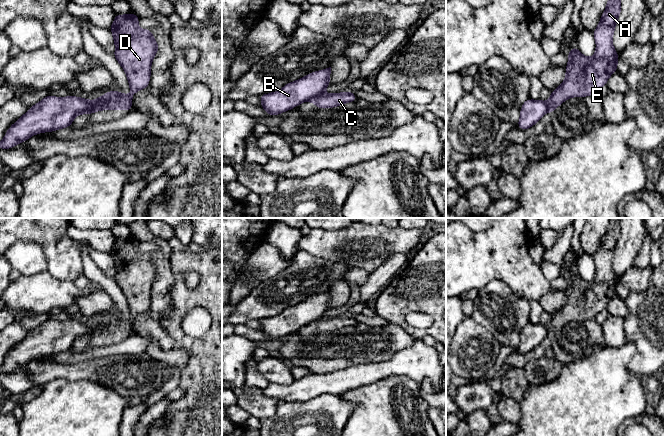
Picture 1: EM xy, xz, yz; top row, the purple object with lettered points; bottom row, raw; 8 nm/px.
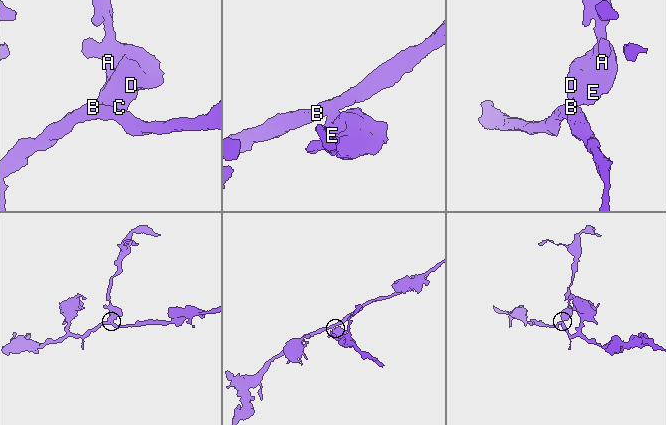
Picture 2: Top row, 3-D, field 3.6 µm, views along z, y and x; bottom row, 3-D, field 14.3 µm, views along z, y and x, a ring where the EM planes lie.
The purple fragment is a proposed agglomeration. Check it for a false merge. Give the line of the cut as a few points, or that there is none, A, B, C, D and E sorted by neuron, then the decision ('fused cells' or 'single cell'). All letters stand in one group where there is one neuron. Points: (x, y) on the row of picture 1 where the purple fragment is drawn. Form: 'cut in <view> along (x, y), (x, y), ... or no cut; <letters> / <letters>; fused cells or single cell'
cut in xz along (323, 93), (319, 94), (312, 101); A C D E / B; fused cells

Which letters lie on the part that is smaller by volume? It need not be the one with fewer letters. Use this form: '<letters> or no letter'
A, C, D, E

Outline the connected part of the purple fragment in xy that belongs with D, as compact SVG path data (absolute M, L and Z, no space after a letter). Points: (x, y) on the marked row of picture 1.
M133 13L116 14L110 26L116 46L114 57L124 69L130 95L120 91L108 91L104 96L96 98L94 112L100 110L132 110L133 95L149 86L152 60L160 48L149 29L137 26L140 17Z

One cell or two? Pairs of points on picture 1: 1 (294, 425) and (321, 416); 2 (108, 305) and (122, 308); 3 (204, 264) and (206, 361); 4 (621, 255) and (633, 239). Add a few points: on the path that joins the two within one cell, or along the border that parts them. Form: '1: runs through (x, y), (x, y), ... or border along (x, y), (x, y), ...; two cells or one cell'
1: runs through (301, 425), (312, 425), (314, 423); one cell
2: border along (102, 289), (111, 298), (113, 307), (119, 314); two cells
3: runs through (202, 288), (177, 313), (177, 332), (182, 337); one cell
4: runs through (625, 251), (630, 243); one cell

